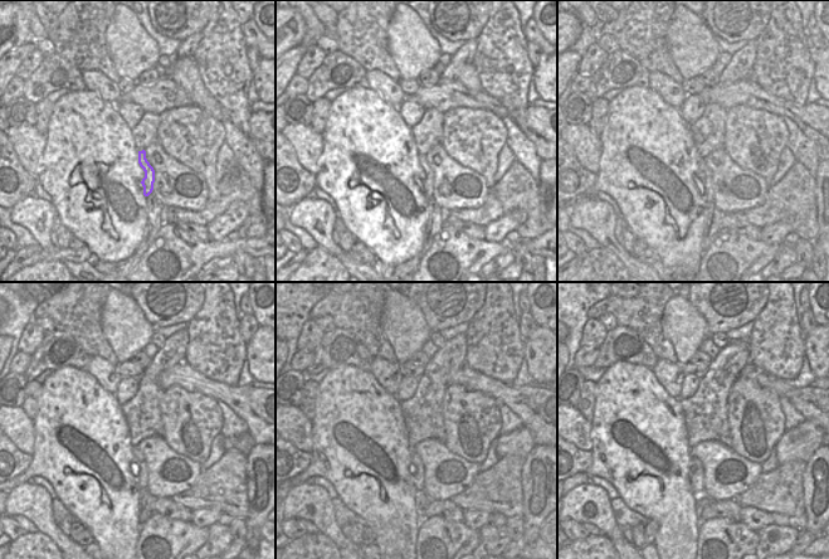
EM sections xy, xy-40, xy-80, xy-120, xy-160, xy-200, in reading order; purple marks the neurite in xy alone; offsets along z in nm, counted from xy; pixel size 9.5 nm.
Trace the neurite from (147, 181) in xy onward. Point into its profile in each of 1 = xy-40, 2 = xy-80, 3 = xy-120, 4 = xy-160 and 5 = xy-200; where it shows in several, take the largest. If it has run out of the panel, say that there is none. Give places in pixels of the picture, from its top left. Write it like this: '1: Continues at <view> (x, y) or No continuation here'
1: Continues at xy-40 (427, 188)
2: Continues at xy-80 (705, 175)
3: Continues at xy-120 (142, 479)
4: Continues at xy-160 (417, 470)
5: Continues at xy-200 (696, 475).

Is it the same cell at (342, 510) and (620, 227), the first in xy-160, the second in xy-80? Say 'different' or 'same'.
same

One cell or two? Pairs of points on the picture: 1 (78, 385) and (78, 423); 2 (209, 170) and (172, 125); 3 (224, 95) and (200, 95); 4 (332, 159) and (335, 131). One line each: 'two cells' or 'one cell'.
1: one cell
2: one cell
3: two cells
4: one cell

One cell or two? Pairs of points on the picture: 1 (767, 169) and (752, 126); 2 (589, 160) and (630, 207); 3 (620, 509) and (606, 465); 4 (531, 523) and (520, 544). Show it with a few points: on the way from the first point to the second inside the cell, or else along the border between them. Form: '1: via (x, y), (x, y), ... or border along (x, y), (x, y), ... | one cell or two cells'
1: via (769, 159), (770, 154), (761, 145), (760, 136) | one cell
2: border along (601, 141), (601, 155), (596, 173) | two cells
3: border along (619, 496), (629, 508), (643, 515) | two cells
4: border along (523, 536), (527, 543) | two cells

